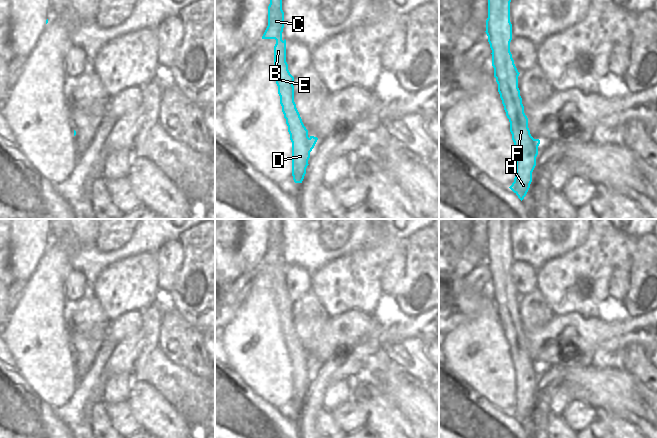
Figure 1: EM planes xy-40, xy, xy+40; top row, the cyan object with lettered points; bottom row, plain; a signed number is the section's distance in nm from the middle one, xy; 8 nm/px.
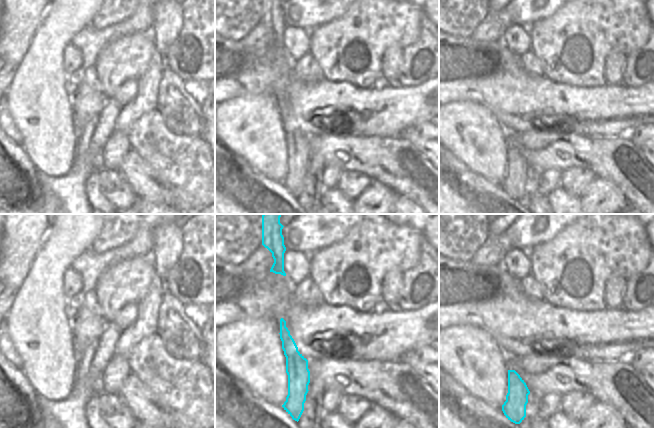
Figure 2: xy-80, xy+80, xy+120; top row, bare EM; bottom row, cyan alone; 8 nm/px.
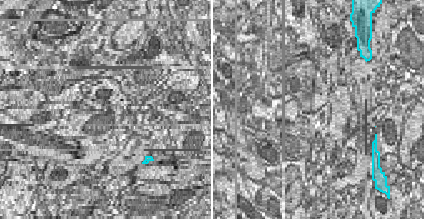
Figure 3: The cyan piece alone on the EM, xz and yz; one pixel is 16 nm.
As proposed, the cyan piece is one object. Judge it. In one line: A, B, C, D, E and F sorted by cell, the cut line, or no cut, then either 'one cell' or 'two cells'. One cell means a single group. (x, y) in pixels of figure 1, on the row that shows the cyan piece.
A B C D E F | no cut | one cell

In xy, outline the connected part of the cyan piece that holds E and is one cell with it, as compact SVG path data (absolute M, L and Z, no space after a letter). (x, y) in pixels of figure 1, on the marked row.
M270 0L268 6L268 26L262 39L275 39L274 78L278 86L280 104L286 119L290 140L292 142L292 176L295 183L302 183L309 165L310 152L318 138L308 136L300 114L294 102L294 77L288 70L286 62L286 40L282 39L284 12L282 0Z

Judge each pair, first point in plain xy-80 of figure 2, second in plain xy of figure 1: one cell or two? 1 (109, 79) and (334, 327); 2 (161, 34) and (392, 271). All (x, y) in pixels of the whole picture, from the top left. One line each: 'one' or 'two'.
1: two
2: one

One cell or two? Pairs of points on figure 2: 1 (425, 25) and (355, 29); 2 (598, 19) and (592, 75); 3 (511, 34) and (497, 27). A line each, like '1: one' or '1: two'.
1: two
2: one
3: two

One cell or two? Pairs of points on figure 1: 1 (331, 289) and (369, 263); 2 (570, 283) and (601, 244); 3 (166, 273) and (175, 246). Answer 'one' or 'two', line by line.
1: one
2: one
3: one

